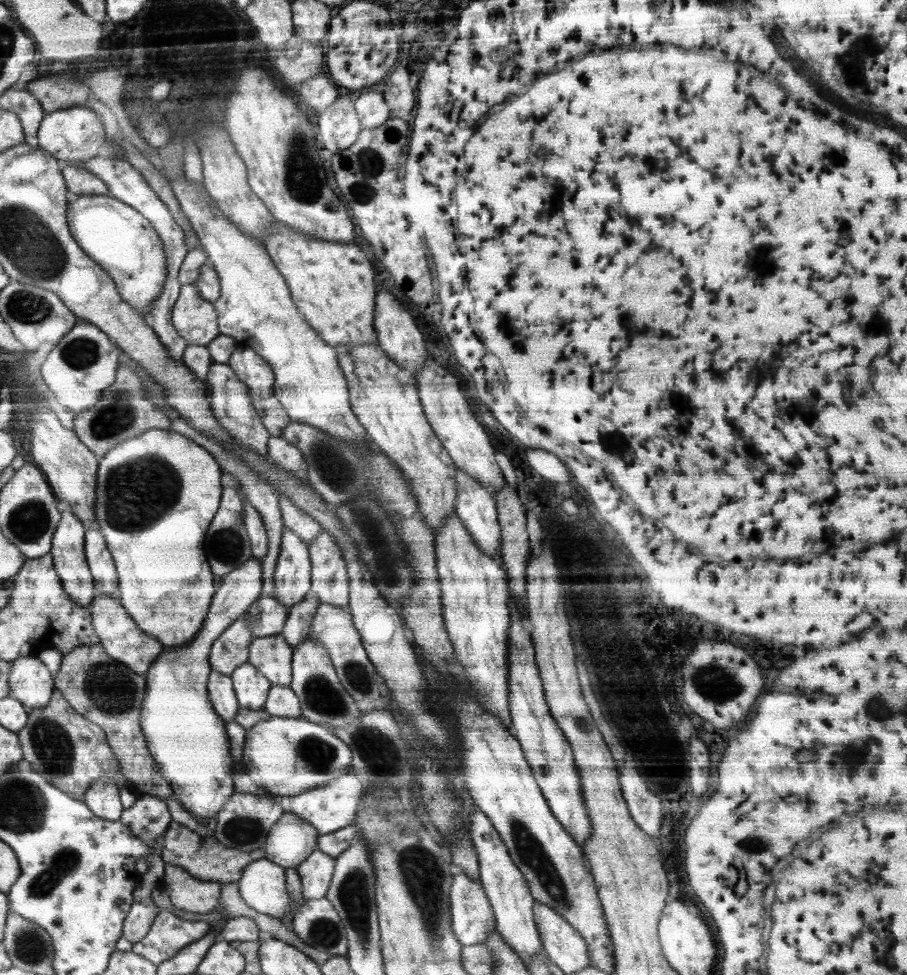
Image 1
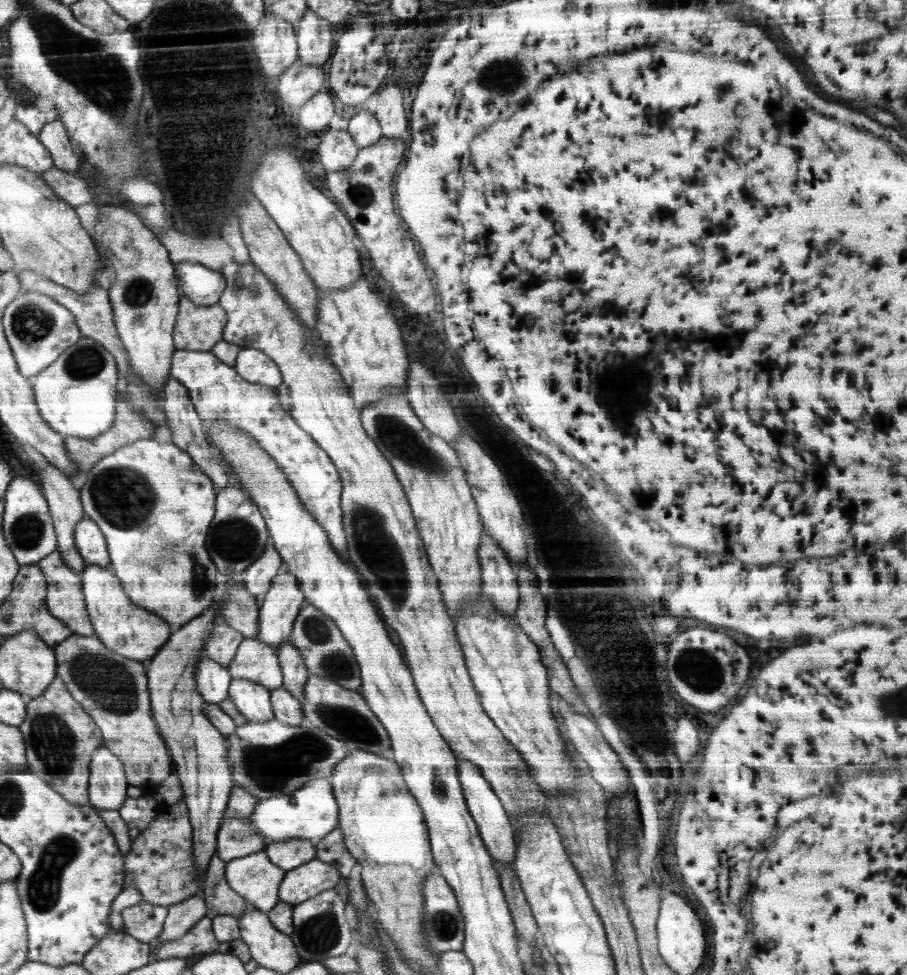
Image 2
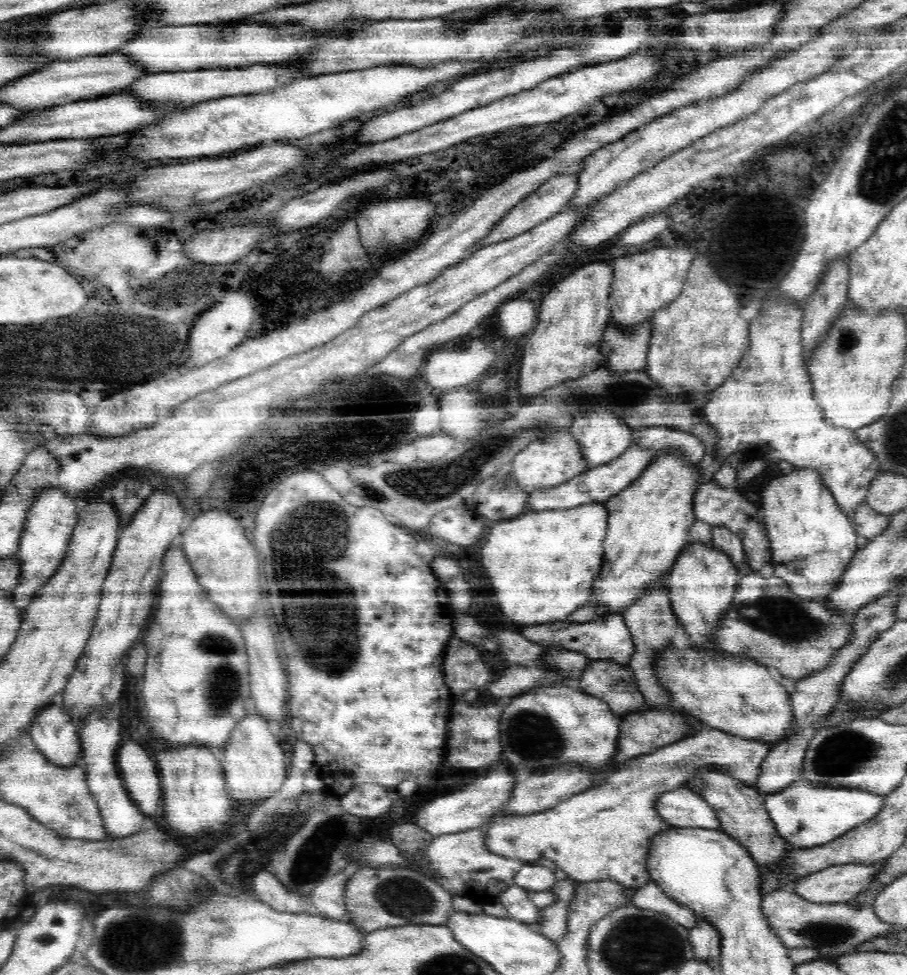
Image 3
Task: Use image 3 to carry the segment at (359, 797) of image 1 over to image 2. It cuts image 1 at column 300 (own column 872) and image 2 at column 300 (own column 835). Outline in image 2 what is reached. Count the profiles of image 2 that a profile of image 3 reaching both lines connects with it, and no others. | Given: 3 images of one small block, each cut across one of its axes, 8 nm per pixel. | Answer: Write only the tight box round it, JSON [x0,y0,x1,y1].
[248,778,338,845]

